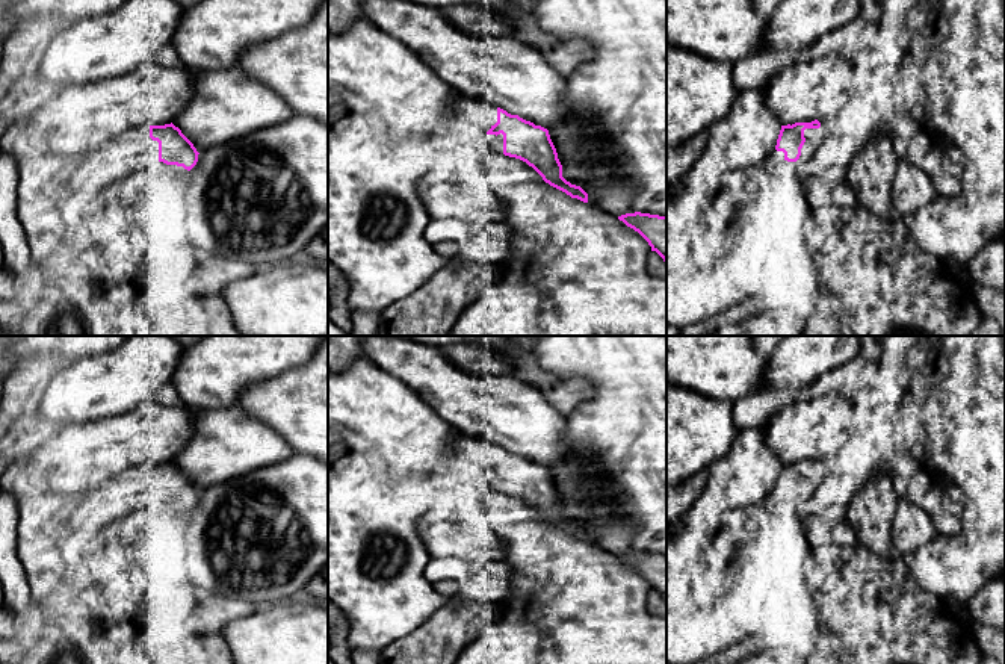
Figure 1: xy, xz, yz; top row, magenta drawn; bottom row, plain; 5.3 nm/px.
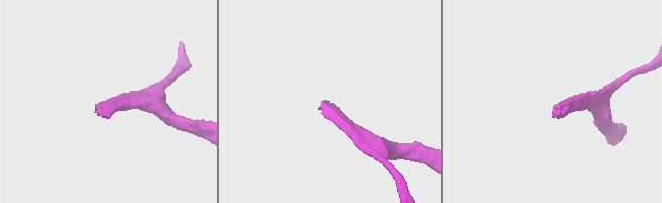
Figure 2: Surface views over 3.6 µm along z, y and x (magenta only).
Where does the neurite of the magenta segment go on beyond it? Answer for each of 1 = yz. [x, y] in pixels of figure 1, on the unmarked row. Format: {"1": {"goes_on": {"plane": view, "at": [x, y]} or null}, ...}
{"1": {"goes_on": {"plane": "yz", "at": [774, 495]}}}

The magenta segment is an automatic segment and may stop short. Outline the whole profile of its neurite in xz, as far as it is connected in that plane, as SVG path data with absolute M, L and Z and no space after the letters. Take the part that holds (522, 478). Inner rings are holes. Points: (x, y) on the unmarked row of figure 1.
M462 433L453 436L446 463L465 473L479 470L497 475L502 472L505 495L526 501L550 525L588 541L588 532L562 516L562 504L547 467L511 454L484 437Z

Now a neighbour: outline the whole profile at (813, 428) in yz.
M836 392L796 401L778 410L766 428L768 443L783 464L831 457L852 431L852 404Z

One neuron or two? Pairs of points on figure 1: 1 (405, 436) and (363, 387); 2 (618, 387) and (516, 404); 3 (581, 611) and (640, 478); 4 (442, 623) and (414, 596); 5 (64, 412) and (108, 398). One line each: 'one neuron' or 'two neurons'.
1: one neuron
2: two neurons
3: two neurons
4: two neurons
5: one neuron

